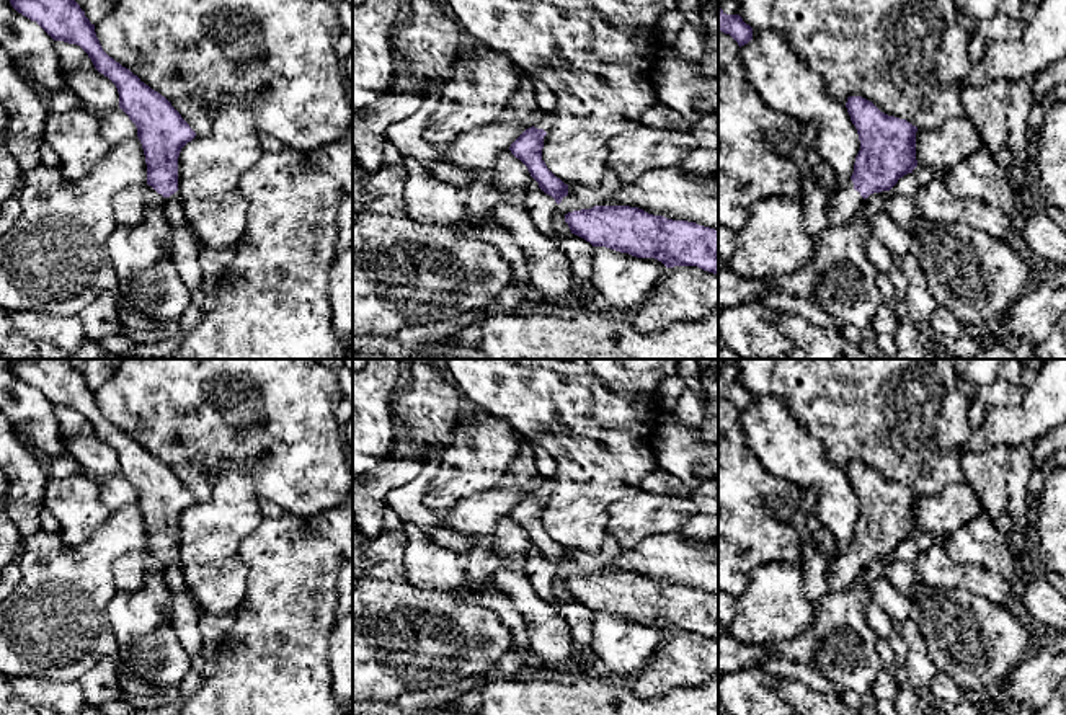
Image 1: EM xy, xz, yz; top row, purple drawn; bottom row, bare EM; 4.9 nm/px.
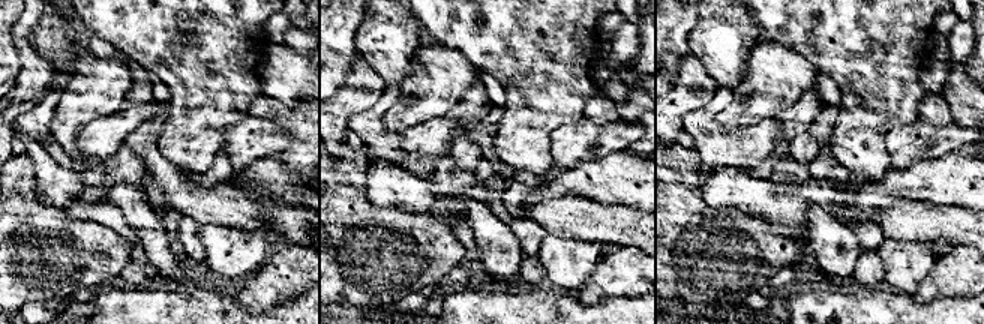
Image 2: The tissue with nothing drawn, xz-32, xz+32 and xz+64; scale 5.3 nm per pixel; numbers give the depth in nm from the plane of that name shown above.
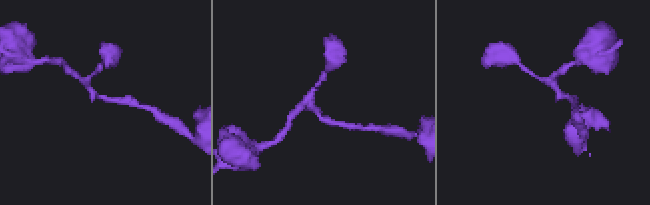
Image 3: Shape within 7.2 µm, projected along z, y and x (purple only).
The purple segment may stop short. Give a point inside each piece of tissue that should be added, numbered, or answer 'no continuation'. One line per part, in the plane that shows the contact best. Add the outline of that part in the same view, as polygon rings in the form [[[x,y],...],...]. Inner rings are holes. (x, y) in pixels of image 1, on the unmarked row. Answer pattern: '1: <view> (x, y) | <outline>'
1: yz (843, 570) | [[[849,544],[847,547],[844,547],[844,552],[829,562],[826,571],[829,593],[842,591],[849,584],[855,583],[864,568],[865,565],[859,557],[854,555],[852,545]]]

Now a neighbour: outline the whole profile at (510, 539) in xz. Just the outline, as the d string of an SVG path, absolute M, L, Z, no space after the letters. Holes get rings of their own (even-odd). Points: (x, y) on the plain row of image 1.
M509 514L503 516L490 535L491 552L498 557L524 557L531 544L527 532Z

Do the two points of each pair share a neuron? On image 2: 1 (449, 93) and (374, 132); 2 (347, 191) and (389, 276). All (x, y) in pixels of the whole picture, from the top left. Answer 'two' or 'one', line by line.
1: two
2: one

